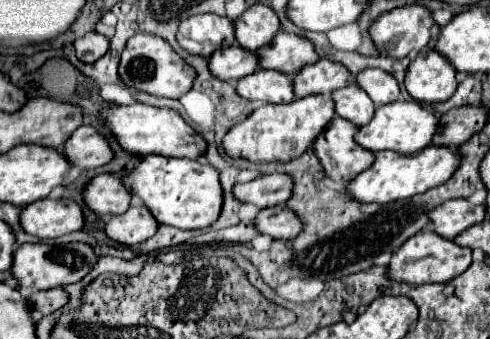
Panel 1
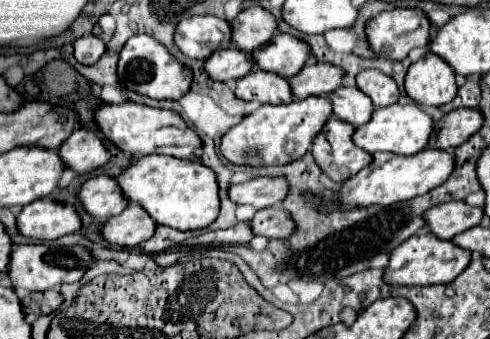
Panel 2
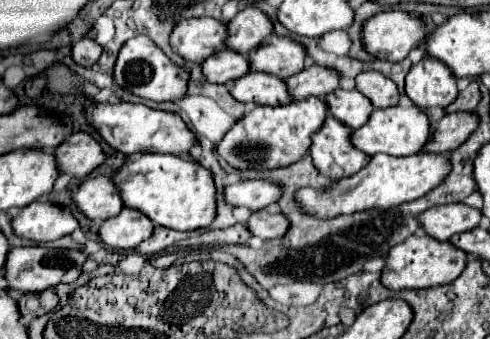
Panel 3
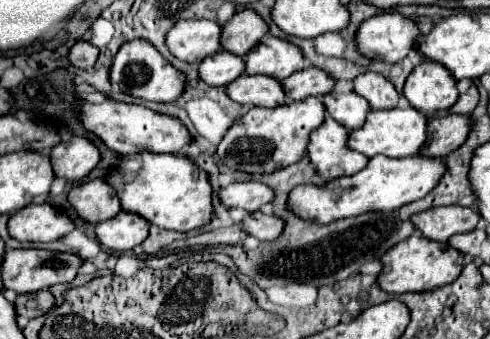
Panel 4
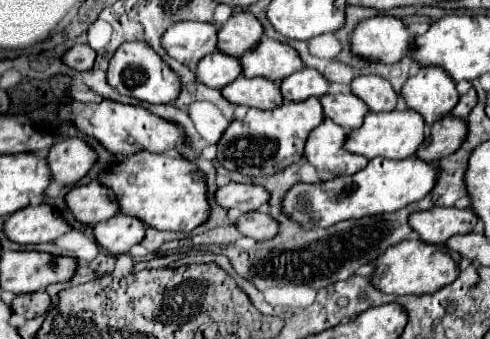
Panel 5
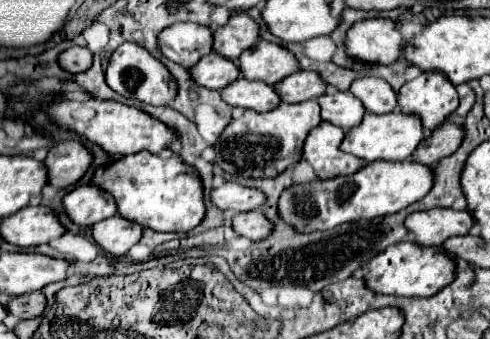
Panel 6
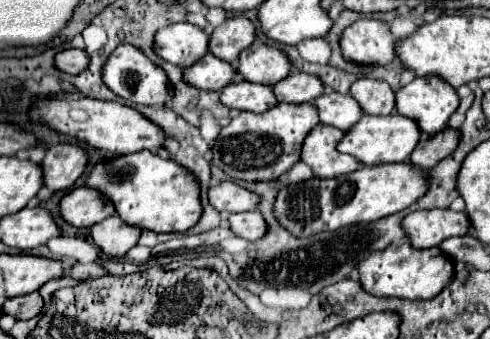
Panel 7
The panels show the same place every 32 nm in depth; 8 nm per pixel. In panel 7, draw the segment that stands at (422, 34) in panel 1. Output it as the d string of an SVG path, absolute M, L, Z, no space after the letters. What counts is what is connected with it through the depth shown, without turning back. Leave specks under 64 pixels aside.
M364 18L342 32L340 50L348 62L384 66L396 58L396 42L398 38L390 32L386 22Z

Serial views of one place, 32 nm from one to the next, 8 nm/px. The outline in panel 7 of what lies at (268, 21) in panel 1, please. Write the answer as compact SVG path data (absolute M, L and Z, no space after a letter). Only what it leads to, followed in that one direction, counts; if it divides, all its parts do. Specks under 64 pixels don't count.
M232 16L224 24L214 28L208 40L208 52L236 66L240 52L248 48L254 42L254 38L254 24L244 16Z

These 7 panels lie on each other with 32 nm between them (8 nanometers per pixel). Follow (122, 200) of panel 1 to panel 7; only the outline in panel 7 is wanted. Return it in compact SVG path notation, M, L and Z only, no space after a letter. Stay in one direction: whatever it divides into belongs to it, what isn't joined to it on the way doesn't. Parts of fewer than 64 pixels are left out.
M82 186L62 196L58 204L58 214L74 228L92 228L96 222L112 216L114 208L96 190Z

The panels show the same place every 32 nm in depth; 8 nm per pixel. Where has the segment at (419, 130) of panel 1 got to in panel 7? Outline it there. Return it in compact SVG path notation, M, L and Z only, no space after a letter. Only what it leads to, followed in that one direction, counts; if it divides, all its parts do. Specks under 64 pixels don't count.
M390 114L390 116L362 116L354 128L350 128L344 138L338 142L338 150L342 154L354 156L364 166L376 166L376 164L398 164L406 162L412 148L416 148L420 140L418 124L412 122L406 116Z

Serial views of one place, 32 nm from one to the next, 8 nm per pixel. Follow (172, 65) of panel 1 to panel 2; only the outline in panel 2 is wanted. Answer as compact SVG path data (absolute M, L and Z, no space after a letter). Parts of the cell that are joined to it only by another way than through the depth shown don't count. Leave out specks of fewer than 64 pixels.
M136 34L124 44L118 58L116 74L118 82L126 90L156 100L180 100L184 94L188 94L192 82L192 72L184 68L174 56L170 56L168 50L148 34Z

